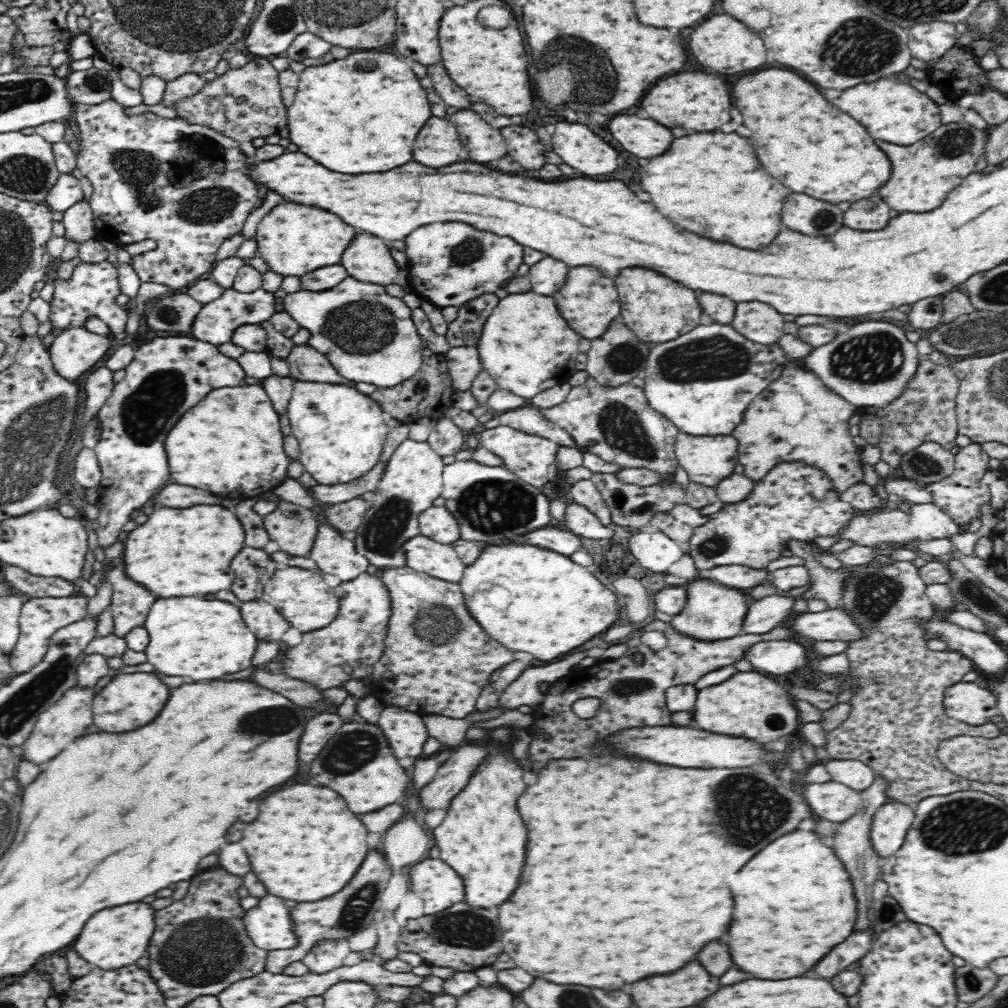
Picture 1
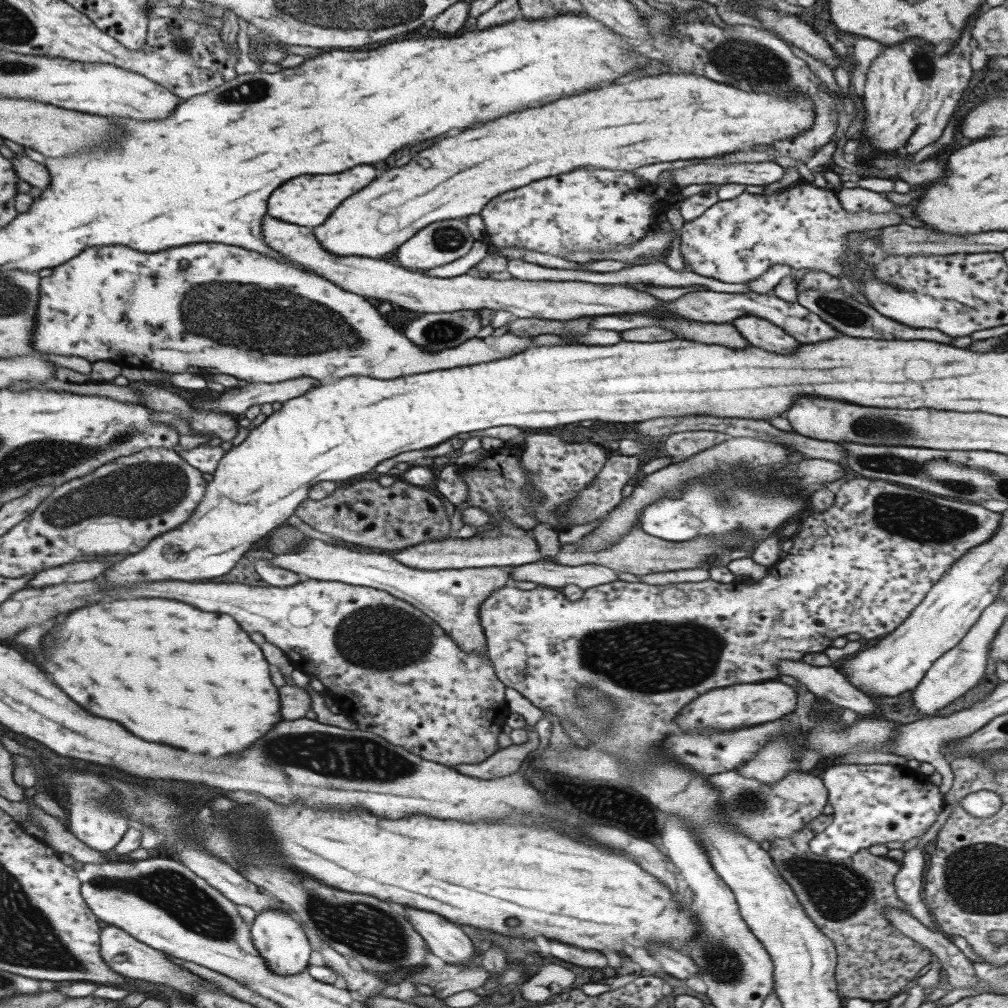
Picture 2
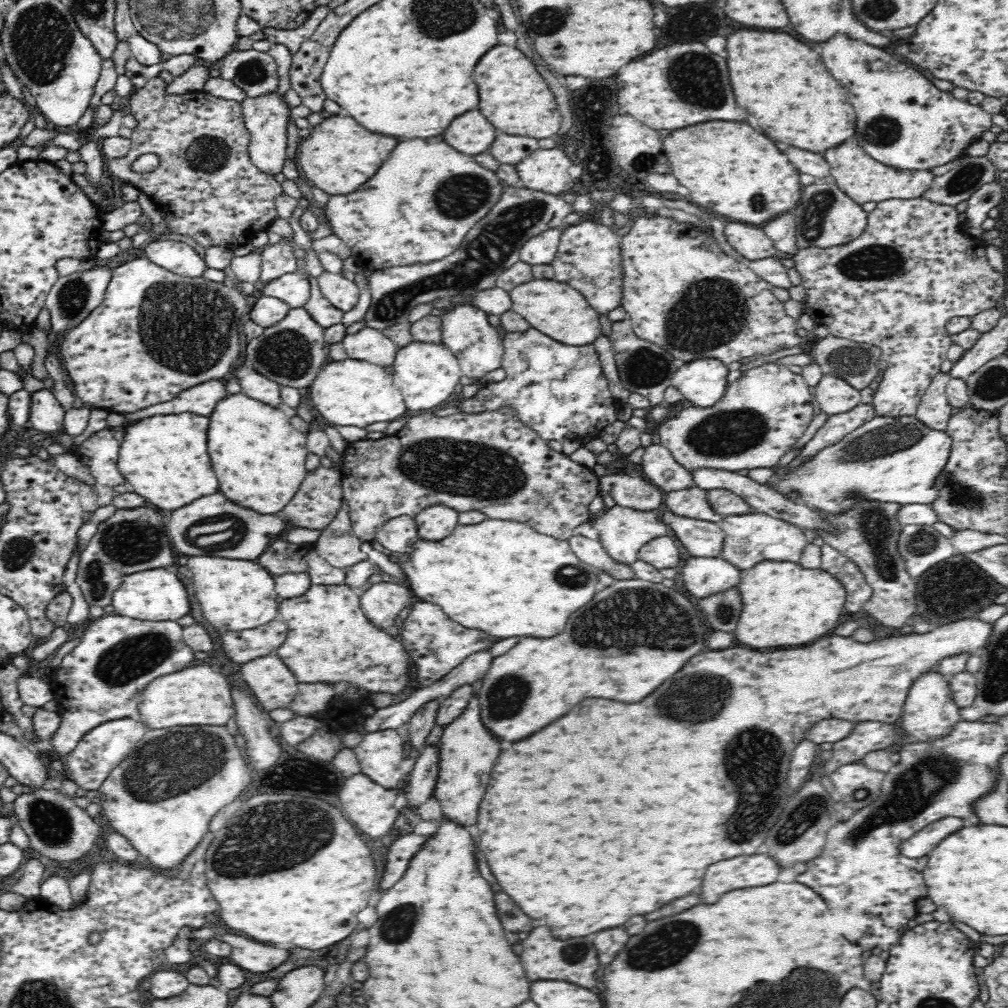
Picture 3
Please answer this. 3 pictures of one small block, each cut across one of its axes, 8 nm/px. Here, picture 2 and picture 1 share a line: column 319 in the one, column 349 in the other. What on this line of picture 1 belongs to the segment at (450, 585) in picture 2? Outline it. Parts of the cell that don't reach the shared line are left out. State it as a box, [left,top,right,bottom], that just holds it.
[309,499,369,582]

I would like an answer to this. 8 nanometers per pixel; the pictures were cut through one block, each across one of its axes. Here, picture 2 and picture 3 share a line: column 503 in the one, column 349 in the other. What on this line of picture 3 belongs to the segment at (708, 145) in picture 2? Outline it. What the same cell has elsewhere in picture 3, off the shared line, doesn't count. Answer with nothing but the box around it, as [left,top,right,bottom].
[297,115,396,196]

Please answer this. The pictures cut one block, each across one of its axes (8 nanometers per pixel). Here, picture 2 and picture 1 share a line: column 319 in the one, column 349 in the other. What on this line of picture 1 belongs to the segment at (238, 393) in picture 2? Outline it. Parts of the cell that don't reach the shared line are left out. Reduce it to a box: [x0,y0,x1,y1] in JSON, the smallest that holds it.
[286,344,354,386]

